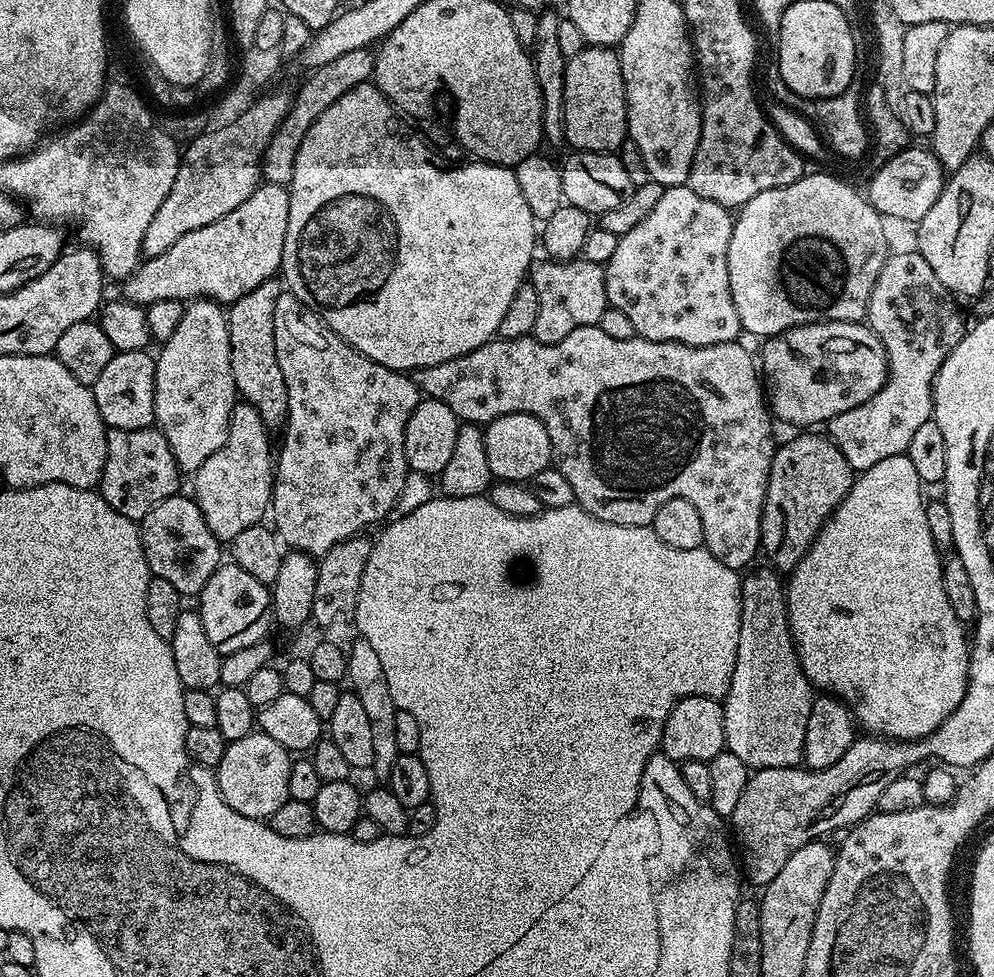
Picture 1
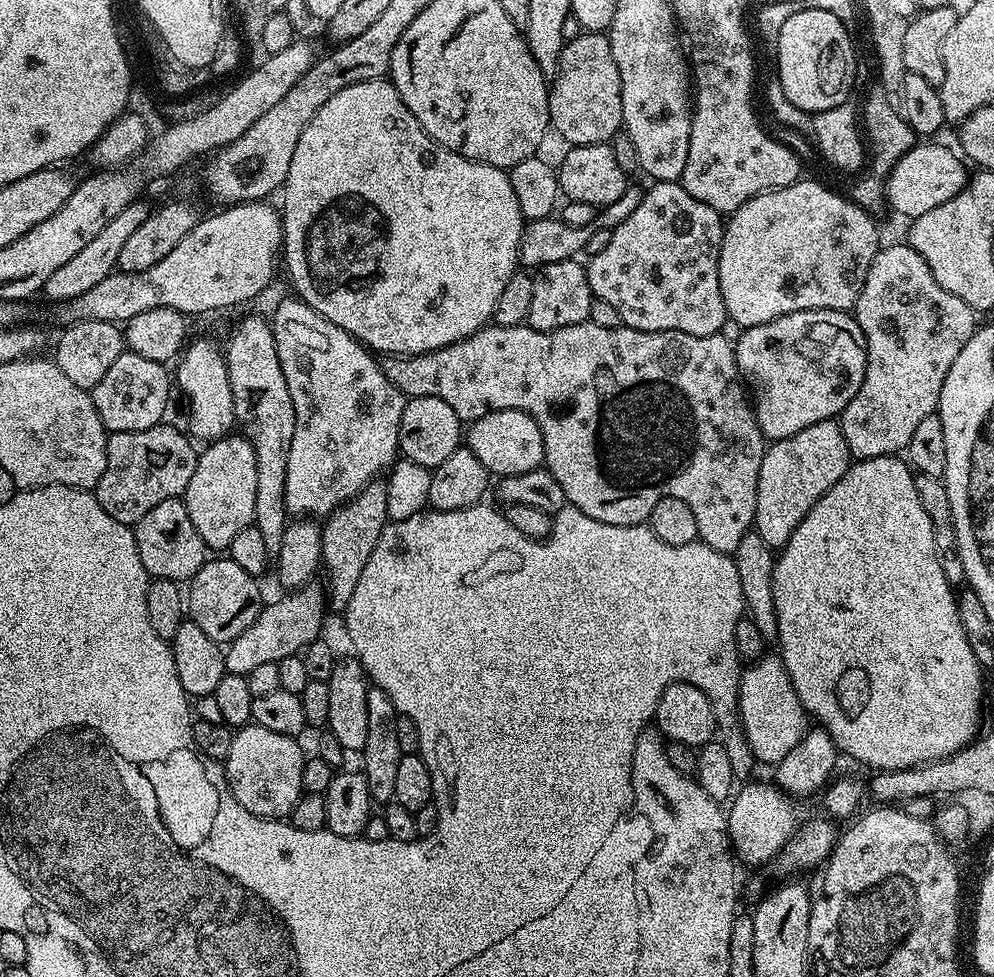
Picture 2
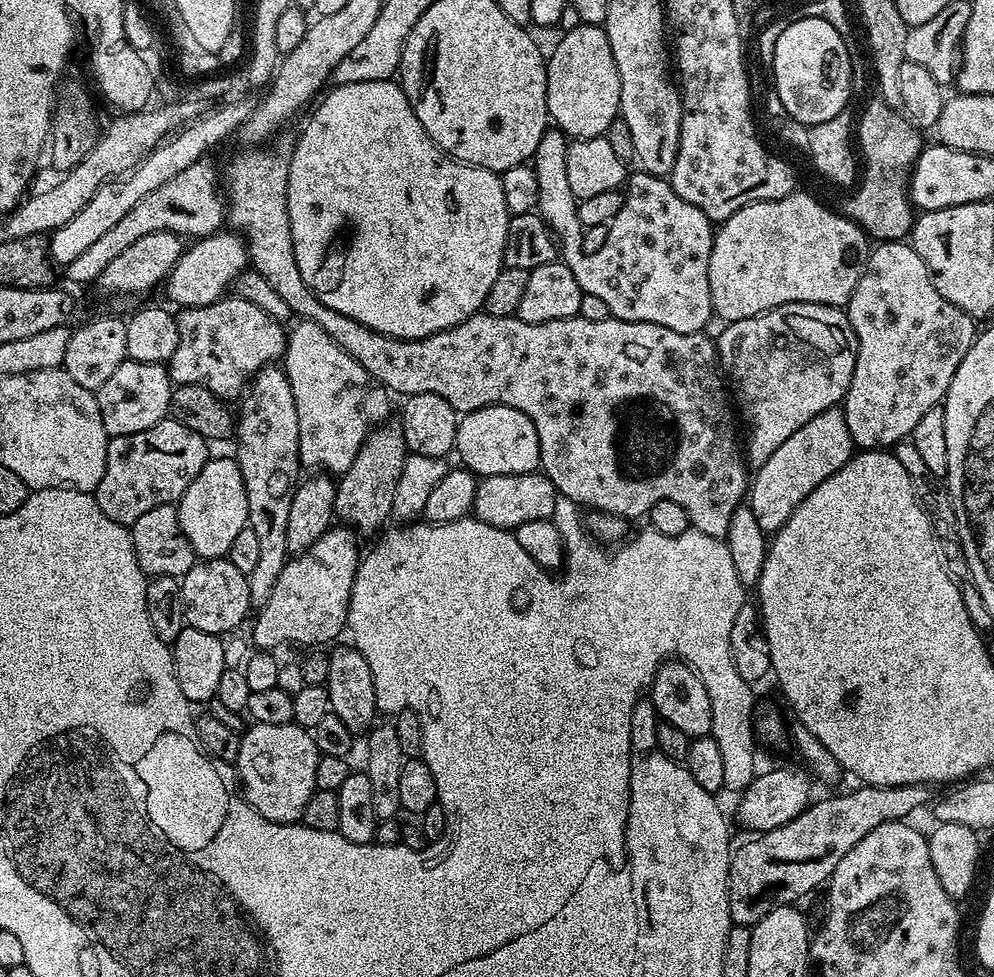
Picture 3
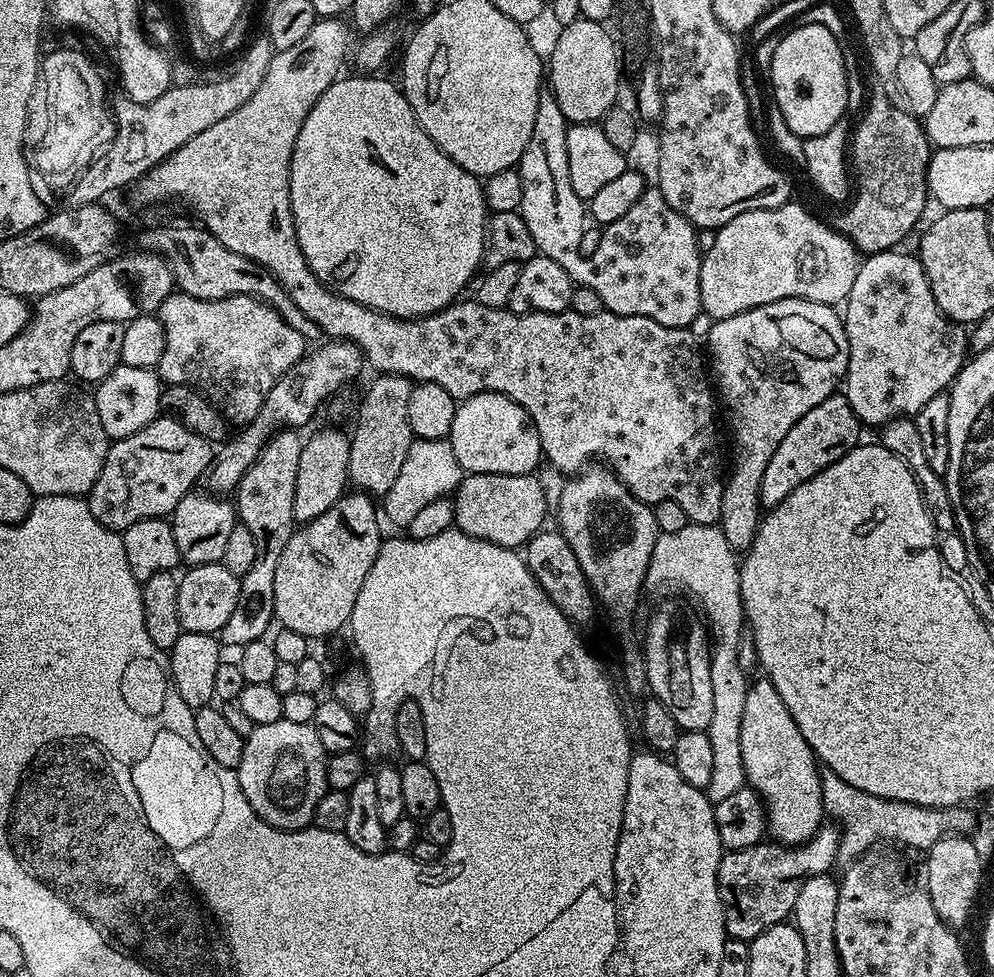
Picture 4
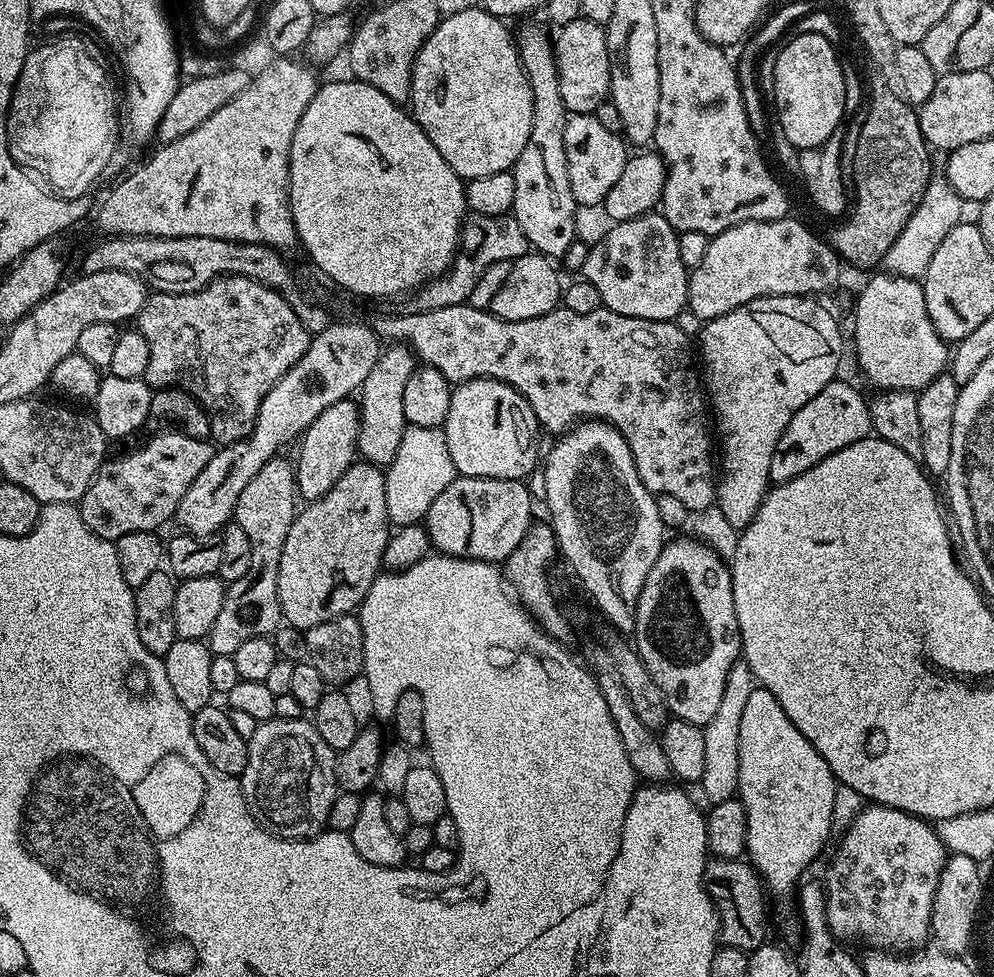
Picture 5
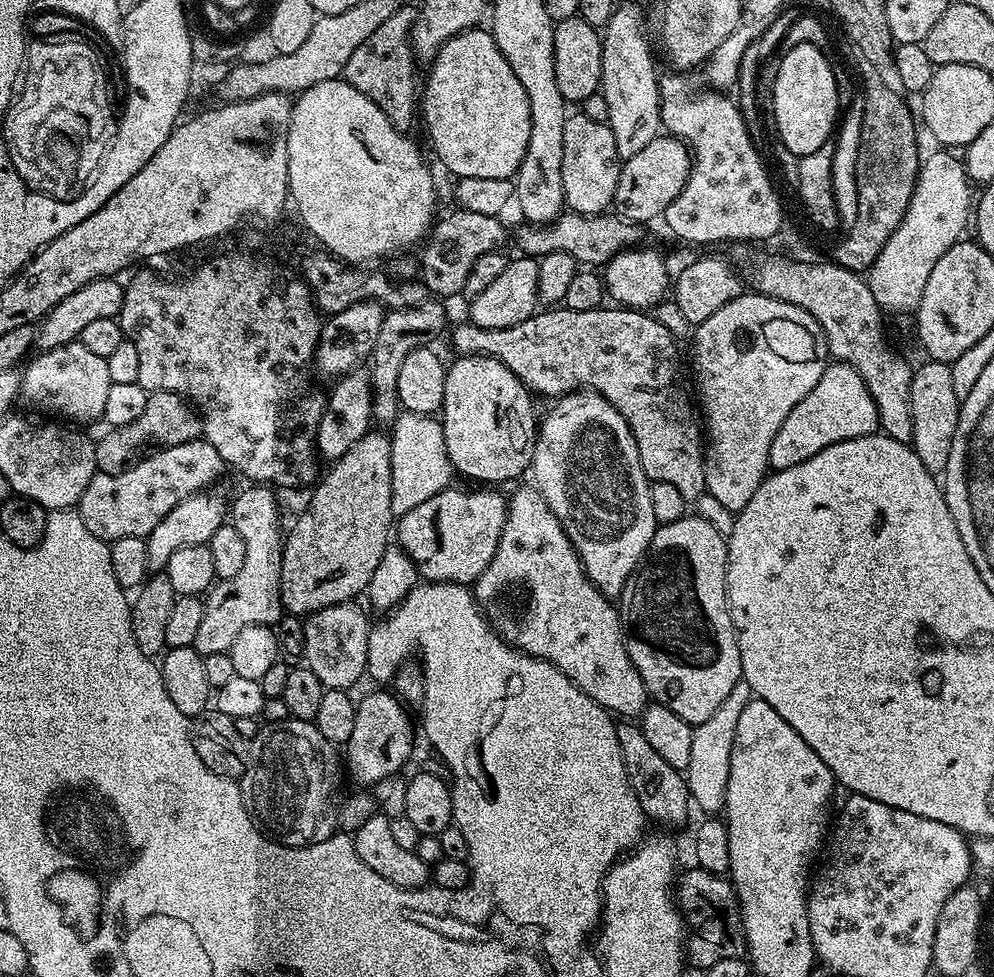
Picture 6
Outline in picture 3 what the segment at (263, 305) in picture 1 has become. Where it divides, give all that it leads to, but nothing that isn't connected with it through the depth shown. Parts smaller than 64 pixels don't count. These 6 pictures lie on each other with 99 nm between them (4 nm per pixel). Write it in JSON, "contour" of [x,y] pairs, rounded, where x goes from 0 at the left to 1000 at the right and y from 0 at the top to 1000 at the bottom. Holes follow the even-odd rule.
{"contour":[[[282,375],[263,377],[257,382],[240,414],[235,450],[241,455],[235,462],[235,467],[243,481],[243,493],[247,497],[249,539],[256,542],[261,556],[260,575],[248,590],[252,616],[255,623],[261,624],[268,620],[272,608],[276,608],[280,588],[284,588],[292,572],[288,536],[291,533],[293,512],[304,491],[300,461],[300,420],[296,416],[296,403],[292,399],[290,384]]]}

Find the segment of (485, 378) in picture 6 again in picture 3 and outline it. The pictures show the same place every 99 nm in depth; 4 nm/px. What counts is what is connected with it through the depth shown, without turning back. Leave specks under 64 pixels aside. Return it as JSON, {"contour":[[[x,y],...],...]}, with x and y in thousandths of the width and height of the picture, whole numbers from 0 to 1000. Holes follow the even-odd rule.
{"contour":[[[494,414],[462,427],[457,463],[463,466],[462,474],[483,489],[529,485],[543,479],[543,449],[537,440],[537,432],[533,432],[525,420],[504,414]]]}

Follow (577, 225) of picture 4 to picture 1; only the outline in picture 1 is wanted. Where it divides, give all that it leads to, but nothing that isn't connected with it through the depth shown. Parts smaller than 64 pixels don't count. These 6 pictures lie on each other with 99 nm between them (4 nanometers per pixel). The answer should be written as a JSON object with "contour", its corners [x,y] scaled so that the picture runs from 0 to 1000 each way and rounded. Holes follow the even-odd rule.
{"contour":[[[690,190],[682,192],[669,192],[666,203],[662,203],[662,208],[658,210],[658,215],[638,231],[638,235],[630,235],[630,240],[624,242],[622,253],[618,256],[618,261],[614,263],[614,268],[608,271],[608,284],[610,285],[610,305],[615,314],[626,317],[630,325],[634,325],[634,331],[638,334],[640,343],[647,348],[657,348],[658,350],[682,350],[692,354],[718,354],[726,350],[740,348],[745,340],[742,317],[738,317],[738,305],[734,301],[734,276],[732,275],[732,257],[734,256],[734,240],[736,238],[737,218],[726,212],[722,207],[714,207],[714,203],[705,203],[703,199],[698,199]]]}

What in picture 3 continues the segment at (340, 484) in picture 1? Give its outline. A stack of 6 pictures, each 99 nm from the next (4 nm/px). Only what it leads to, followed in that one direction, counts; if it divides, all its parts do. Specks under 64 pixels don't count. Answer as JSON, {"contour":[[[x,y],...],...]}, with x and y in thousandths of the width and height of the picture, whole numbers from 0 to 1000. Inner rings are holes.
{"contour":[[[302,328],[293,335],[288,340],[290,353],[286,356],[284,376],[290,384],[292,399],[296,403],[296,416],[300,420],[302,474],[307,480],[322,479],[318,481],[325,481],[330,485],[345,485],[354,476],[375,441],[391,429],[392,402],[367,377],[360,375],[360,371],[356,371],[356,366],[352,366],[352,362],[348,362],[348,358],[344,358],[344,354],[340,354],[340,350],[336,350],[336,346],[328,342],[328,338],[324,338],[324,334],[316,334],[316,330],[311,328]]]}

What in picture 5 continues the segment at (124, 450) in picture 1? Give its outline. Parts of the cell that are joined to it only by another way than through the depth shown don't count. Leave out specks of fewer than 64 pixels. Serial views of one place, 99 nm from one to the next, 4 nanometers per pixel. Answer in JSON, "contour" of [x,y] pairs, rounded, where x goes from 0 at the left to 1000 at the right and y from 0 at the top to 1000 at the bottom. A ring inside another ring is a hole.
{"contour":[[[161,440],[150,454],[143,455],[138,463],[106,470],[87,506],[78,514],[82,534],[87,534],[99,551],[114,555],[123,551],[123,547],[131,547],[135,542],[161,542],[168,532],[176,529],[183,506],[187,506],[195,489],[203,485],[214,462],[214,455],[209,450],[191,448],[185,442],[176,440]]]}

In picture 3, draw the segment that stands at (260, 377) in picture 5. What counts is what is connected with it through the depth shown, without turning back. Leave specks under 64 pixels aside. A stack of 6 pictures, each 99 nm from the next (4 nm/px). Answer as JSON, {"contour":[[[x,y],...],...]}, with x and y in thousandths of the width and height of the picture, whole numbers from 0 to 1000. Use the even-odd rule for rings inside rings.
{"contour":[[[236,301],[207,313],[181,315],[176,324],[179,358],[175,358],[167,374],[174,394],[207,395],[226,411],[236,410],[263,377],[277,374],[290,353],[288,336],[283,329],[272,325],[268,317],[260,317],[256,309],[242,307]]]}

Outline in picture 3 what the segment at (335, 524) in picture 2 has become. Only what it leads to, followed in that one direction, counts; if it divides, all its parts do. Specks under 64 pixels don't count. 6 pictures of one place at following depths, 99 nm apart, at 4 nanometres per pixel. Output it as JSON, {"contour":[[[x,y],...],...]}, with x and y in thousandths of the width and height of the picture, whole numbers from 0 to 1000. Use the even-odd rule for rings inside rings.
{"contour":[[[390,432],[381,440],[375,441],[354,476],[339,492],[337,527],[363,548],[378,544],[394,527],[394,513],[411,466],[401,433]]]}

